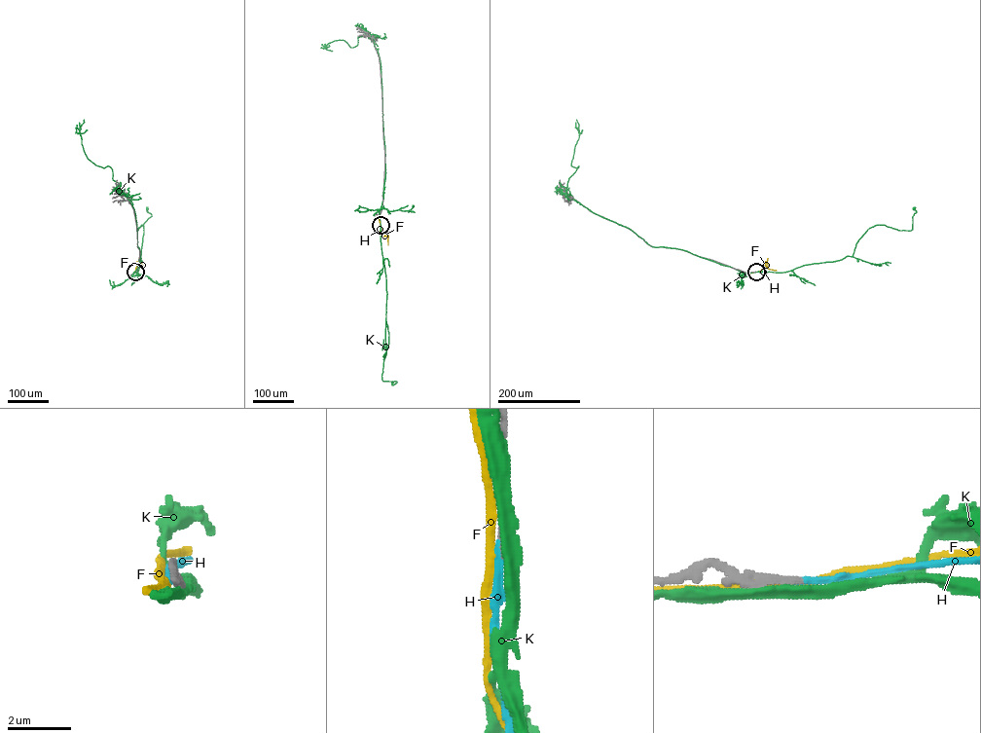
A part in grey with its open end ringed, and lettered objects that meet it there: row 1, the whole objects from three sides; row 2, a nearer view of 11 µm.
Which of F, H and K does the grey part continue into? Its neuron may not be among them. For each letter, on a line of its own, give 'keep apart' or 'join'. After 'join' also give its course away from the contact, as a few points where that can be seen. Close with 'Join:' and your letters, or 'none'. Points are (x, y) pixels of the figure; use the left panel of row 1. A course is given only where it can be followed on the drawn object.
F: keep apart
H: join
K: keep apart
Join: H

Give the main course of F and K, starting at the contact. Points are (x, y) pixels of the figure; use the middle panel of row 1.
F: (380, 225), (381, 232), (388, 236), (387, 244)
K: (381, 225), (389, 335), (381, 376), (383, 381), (397, 382), (392, 383)

